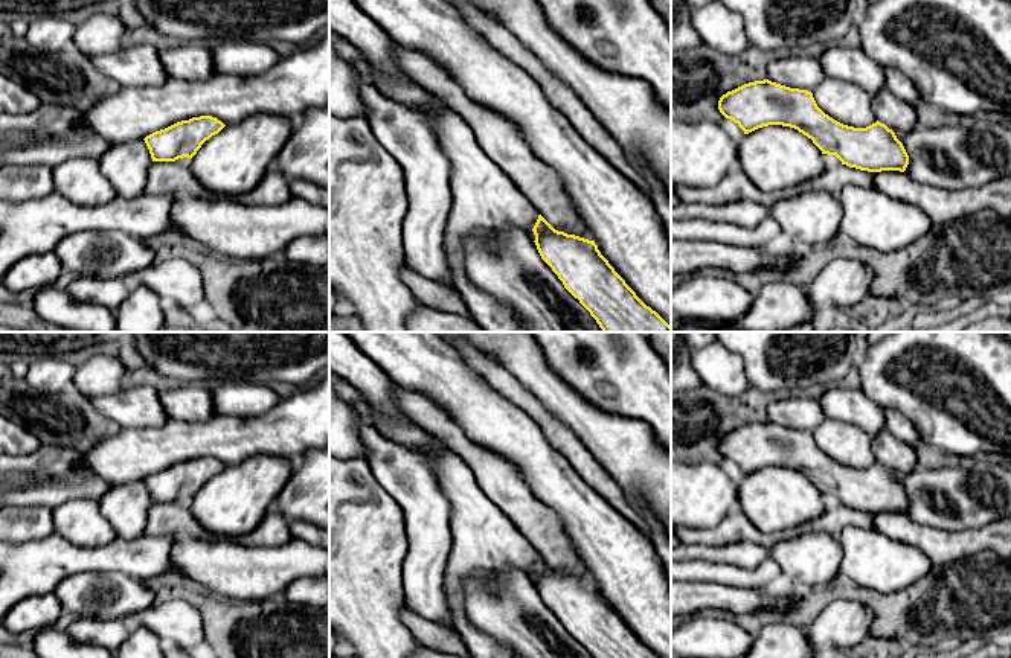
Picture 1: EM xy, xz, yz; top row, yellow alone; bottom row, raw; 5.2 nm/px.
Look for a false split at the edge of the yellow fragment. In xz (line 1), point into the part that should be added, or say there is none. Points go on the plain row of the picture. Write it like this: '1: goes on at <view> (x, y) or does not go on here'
1: does not go on here

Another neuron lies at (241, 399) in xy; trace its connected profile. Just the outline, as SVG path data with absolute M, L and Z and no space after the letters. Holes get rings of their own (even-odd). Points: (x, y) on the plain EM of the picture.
M224 382L212 387L215 413L236 417L256 417L273 408L281 396L268 385Z

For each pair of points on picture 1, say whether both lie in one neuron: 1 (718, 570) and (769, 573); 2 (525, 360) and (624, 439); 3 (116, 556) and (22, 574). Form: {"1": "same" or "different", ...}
{"1": "same", "2": "same", "3": "same"}

